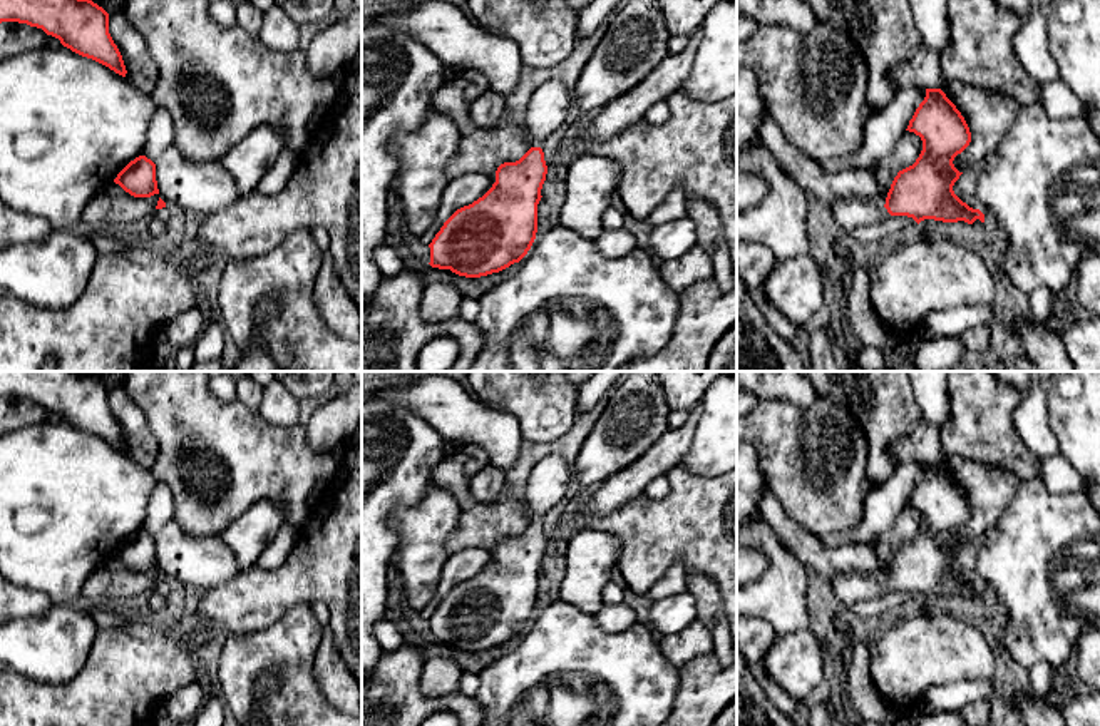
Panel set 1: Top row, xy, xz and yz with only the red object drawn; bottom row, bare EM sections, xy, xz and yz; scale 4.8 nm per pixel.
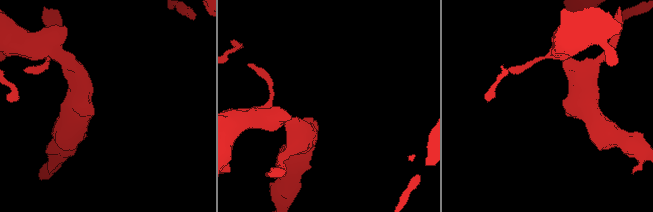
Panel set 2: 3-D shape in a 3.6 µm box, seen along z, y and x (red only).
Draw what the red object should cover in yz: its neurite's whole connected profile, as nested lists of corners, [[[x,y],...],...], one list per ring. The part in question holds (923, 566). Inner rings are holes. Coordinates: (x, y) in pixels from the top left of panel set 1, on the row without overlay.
[[[926,463],[926,472],[906,505],[921,512],[923,525],[912,540],[897,547],[884,580],[861,574],[830,577],[834,599],[842,609],[889,591],[907,591],[918,599],[924,594],[984,597],[984,589],[969,582],[953,565],[963,549],[953,535],[969,520],[971,507],[941,463]]]

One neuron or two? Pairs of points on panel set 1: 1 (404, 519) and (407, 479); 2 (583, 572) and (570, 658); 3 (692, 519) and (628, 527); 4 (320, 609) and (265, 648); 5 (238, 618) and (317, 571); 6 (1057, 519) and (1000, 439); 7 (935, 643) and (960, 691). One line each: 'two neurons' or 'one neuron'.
1: two neurons
2: two neurons
3: one neuron
4: two neurons
5: one neuron
6: two neurons
7: two neurons

